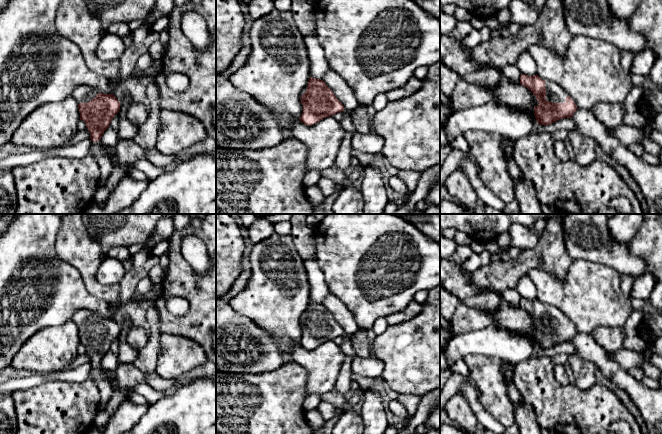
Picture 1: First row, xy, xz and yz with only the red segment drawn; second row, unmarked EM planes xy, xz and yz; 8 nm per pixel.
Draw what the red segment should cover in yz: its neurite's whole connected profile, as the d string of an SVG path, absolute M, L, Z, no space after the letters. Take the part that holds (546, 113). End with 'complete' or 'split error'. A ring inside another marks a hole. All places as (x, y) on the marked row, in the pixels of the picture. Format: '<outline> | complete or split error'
M521 73L520 82L522 86L528 88L538 101L534 107L534 115L540 125L550 125L563 118L571 118L578 109L573 99L555 82L543 80L537 74L528 76Z | split error

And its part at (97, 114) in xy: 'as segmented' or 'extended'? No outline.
extended

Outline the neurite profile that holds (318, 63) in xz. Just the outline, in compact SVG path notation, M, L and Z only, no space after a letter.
M317 34L304 37L304 42L309 58L310 77L323 80L330 67Z

